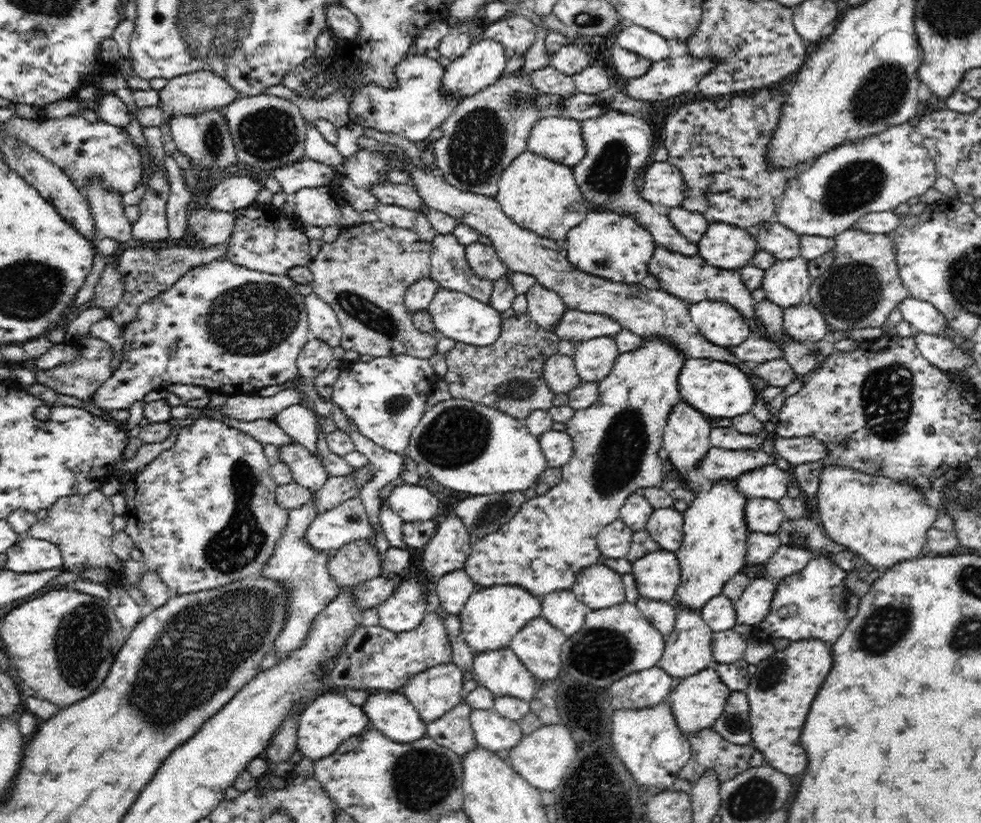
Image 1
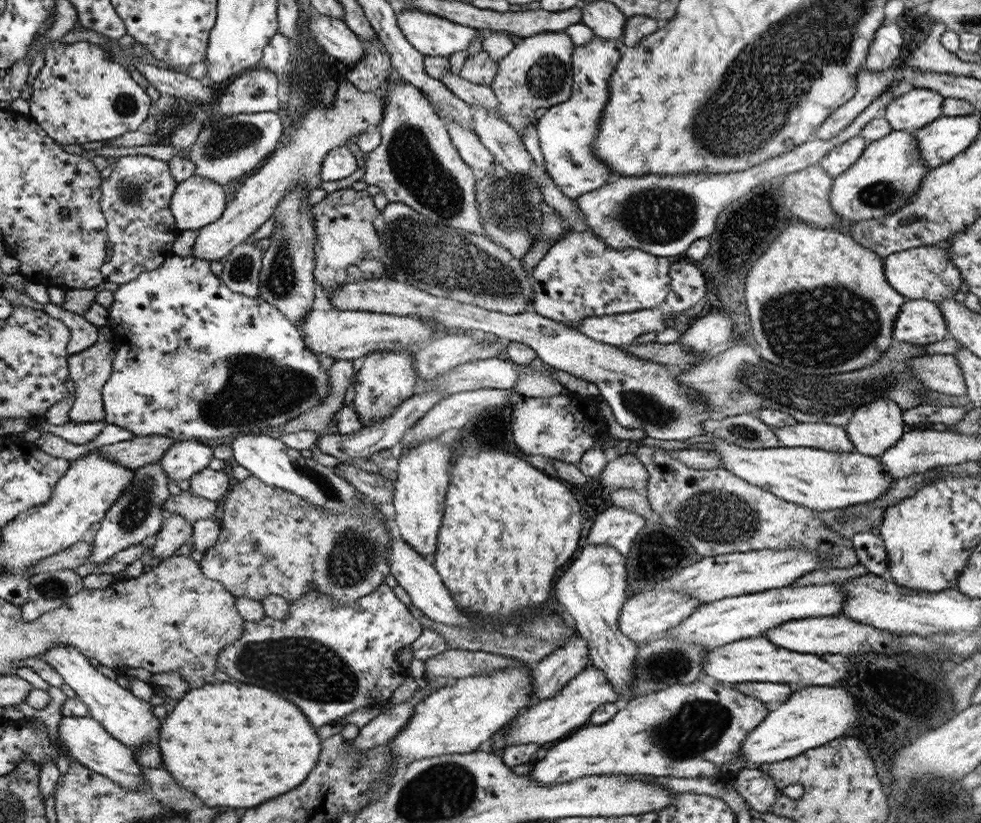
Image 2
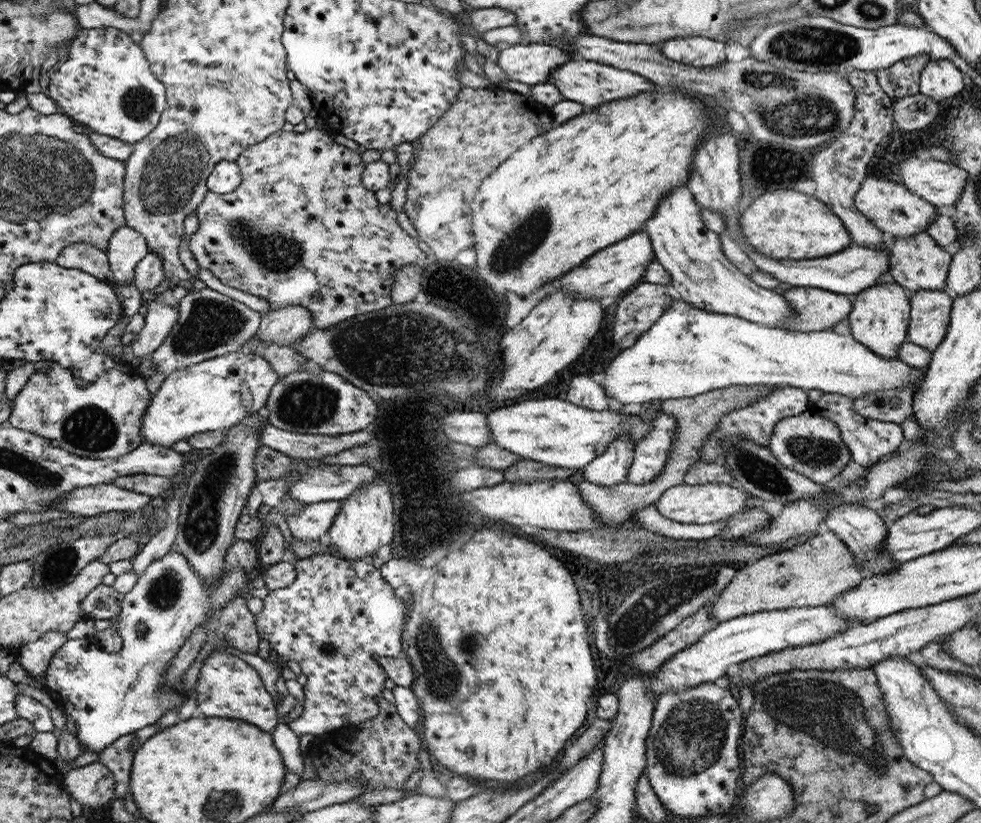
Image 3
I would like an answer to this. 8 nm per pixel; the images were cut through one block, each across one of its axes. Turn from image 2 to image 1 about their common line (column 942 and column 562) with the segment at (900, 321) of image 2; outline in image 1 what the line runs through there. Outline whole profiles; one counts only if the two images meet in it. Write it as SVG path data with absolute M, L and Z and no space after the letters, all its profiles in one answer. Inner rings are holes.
M568 309L552 331L560 340L569 340L576 344L598 336L615 336L622 329L622 325L610 316Z

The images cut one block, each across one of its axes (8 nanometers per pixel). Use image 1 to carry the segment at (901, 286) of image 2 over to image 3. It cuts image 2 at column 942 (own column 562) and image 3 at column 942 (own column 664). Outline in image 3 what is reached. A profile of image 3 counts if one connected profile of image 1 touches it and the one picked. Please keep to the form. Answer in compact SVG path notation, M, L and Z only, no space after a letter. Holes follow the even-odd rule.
M948 290L911 292L907 340L933 351L948 330L953 296Z

